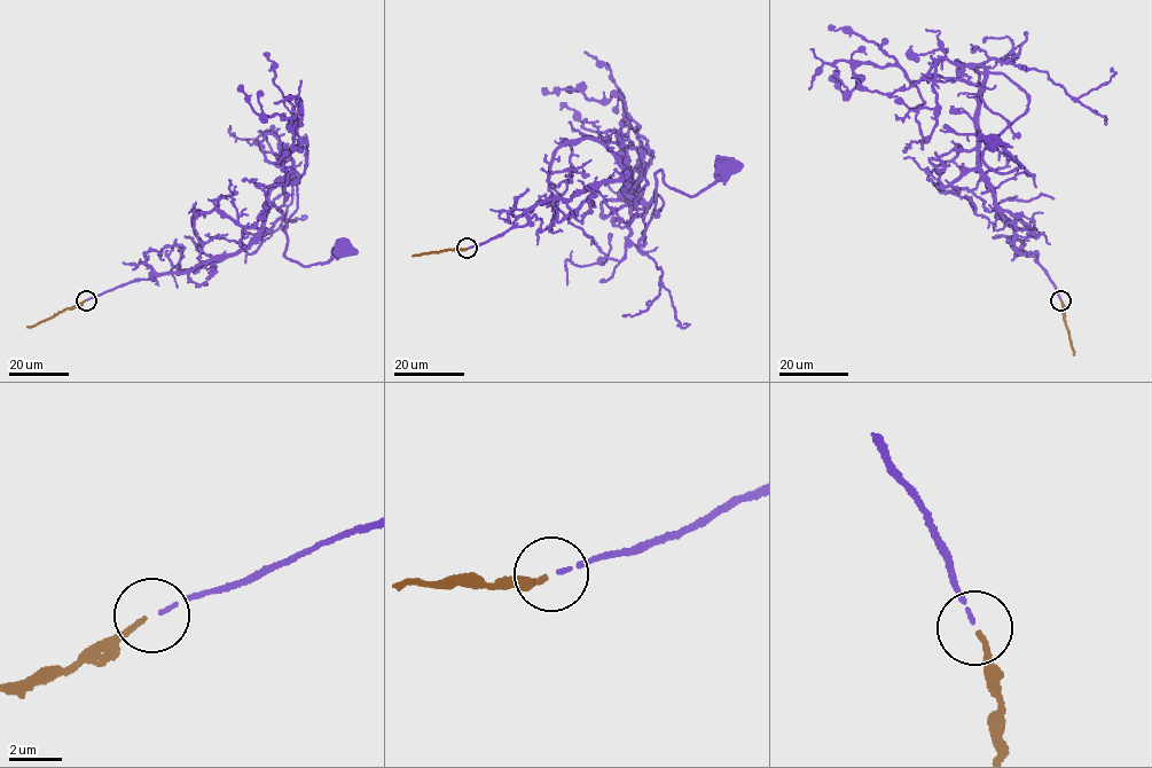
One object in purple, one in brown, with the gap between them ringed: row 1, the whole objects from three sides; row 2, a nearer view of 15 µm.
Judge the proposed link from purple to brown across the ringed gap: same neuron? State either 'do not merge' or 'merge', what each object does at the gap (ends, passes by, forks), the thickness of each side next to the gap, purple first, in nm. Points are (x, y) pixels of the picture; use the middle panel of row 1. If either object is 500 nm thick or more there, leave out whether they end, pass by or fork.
merge; purple ends; brown ends; calibres 140 and 200 nm

